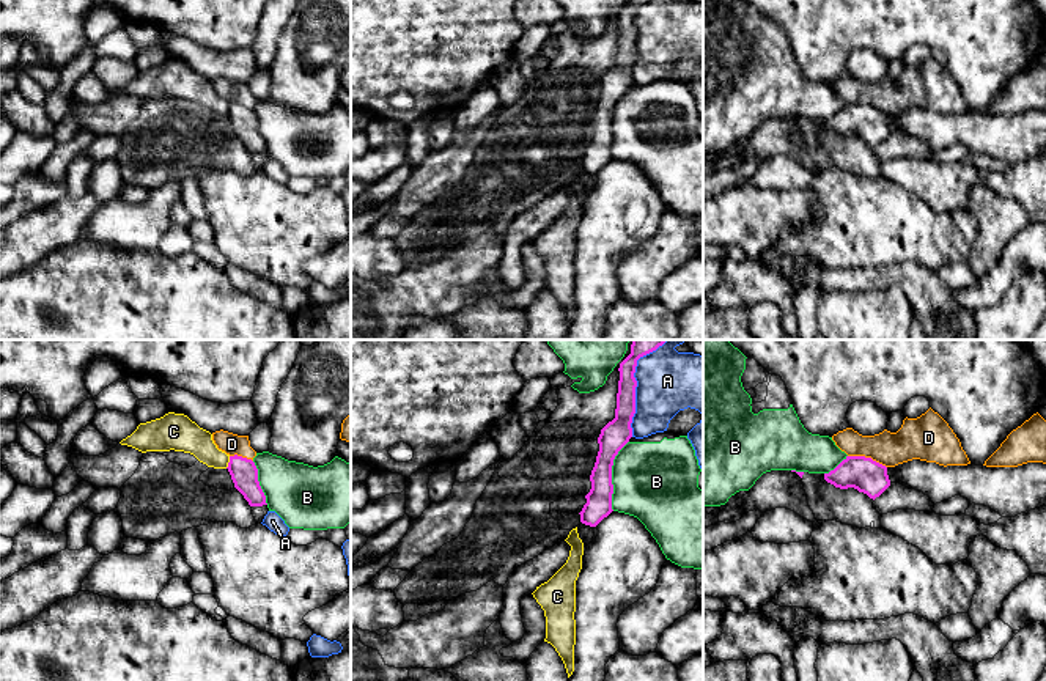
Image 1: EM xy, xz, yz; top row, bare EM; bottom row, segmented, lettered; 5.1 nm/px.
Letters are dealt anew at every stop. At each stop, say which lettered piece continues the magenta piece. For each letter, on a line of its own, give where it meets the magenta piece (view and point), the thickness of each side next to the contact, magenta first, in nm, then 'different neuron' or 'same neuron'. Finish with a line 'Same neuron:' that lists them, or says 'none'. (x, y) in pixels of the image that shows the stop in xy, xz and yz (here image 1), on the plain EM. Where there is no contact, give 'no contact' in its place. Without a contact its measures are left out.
A: meets magenta in xz at (634, 40); 150 nm thick on the magenta side, 320 nm on the other; different neuron
B: meets magenta in xz at (611, 123); 150 nm thick on the magenta side, 420 nm on the other; different neuron
C: meets magenta in xy at (228, 110); 140 nm thick on the magenta side, 160 nm on the other; different neuron
D: meets magenta in yz at (867, 106); 170 nm thick on the magenta side, 190 nm on the other; different neuron
Same neuron: none

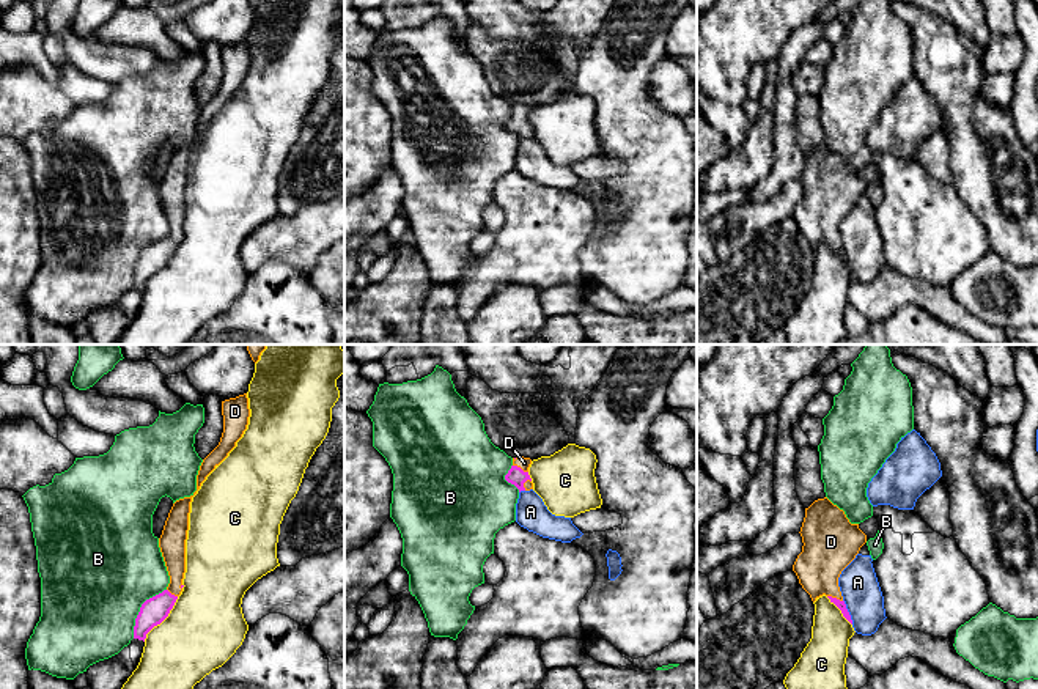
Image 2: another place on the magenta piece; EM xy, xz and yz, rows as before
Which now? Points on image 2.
A: meets magenta in yz at (848, 260); 50 nm thick on the magenta side, 200 nm on the other; different neuron
B: meets magenta in xy at (140, 257); 140 nm thick on the magenta side, 500 nm on the other; different neuron
C: meets magenta in xy at (162, 268); 140 nm thick on the magenta side, 400 nm on the other; different neuron
D: meets magenta in xz at (519, 115); 90 nm thick on the magenta side, 60 nm on the other; same neuron
Same neuron: D

